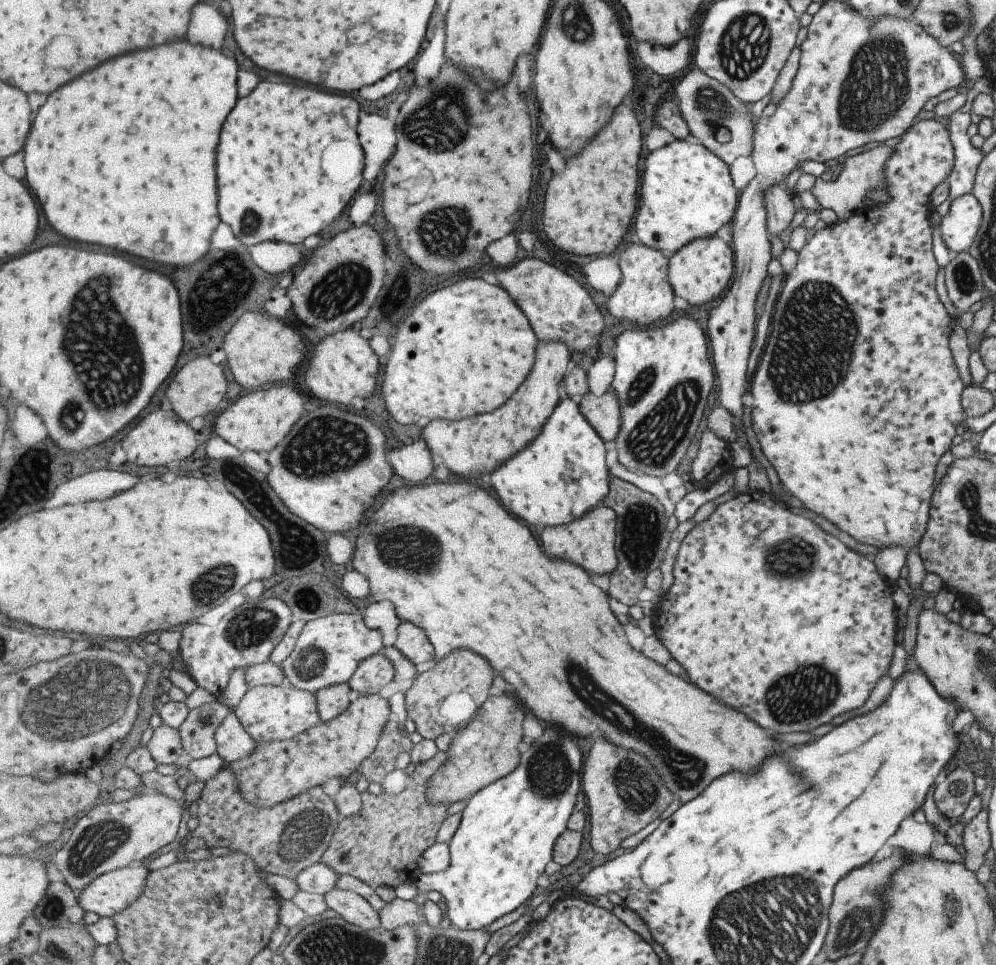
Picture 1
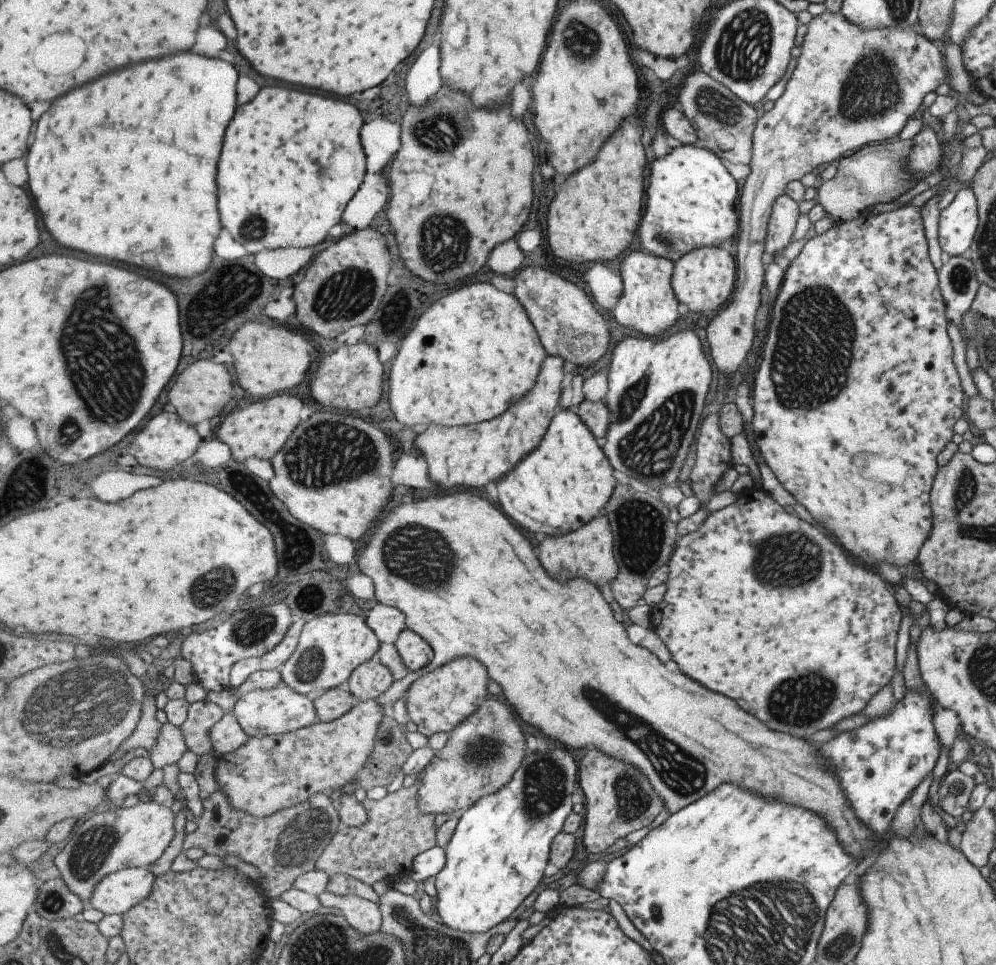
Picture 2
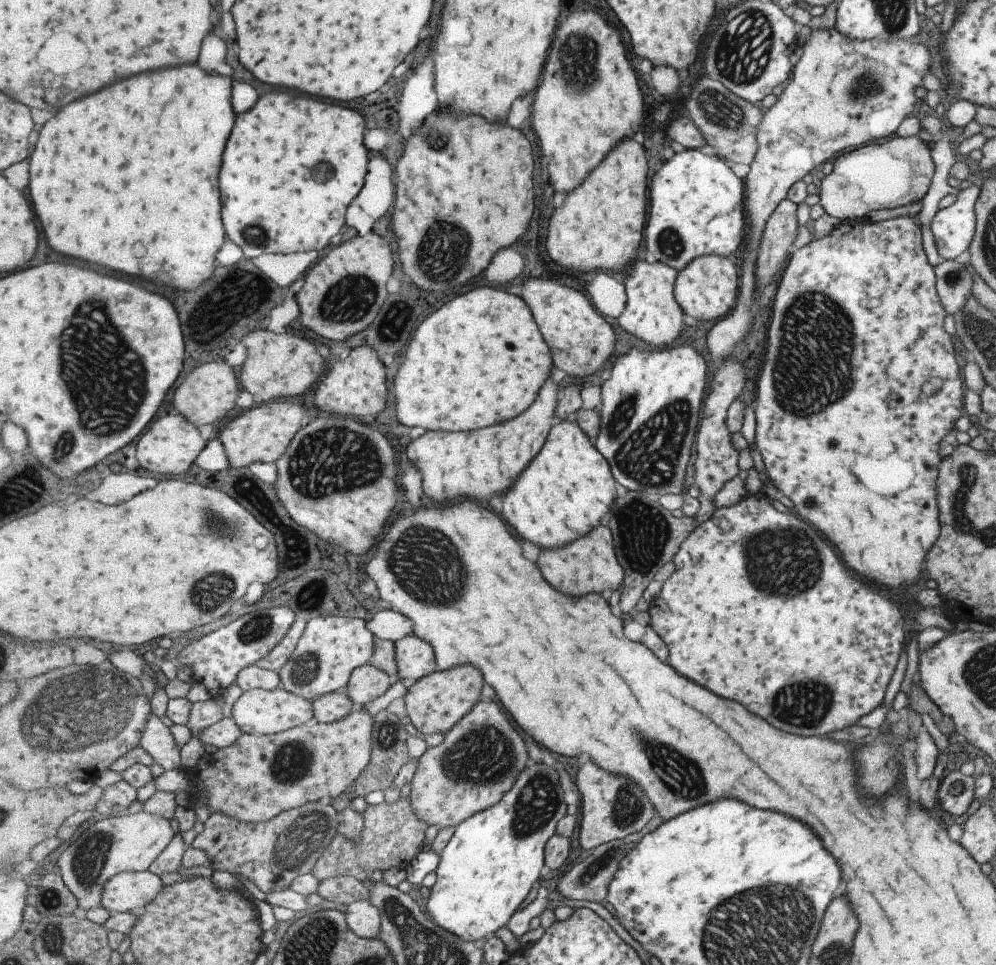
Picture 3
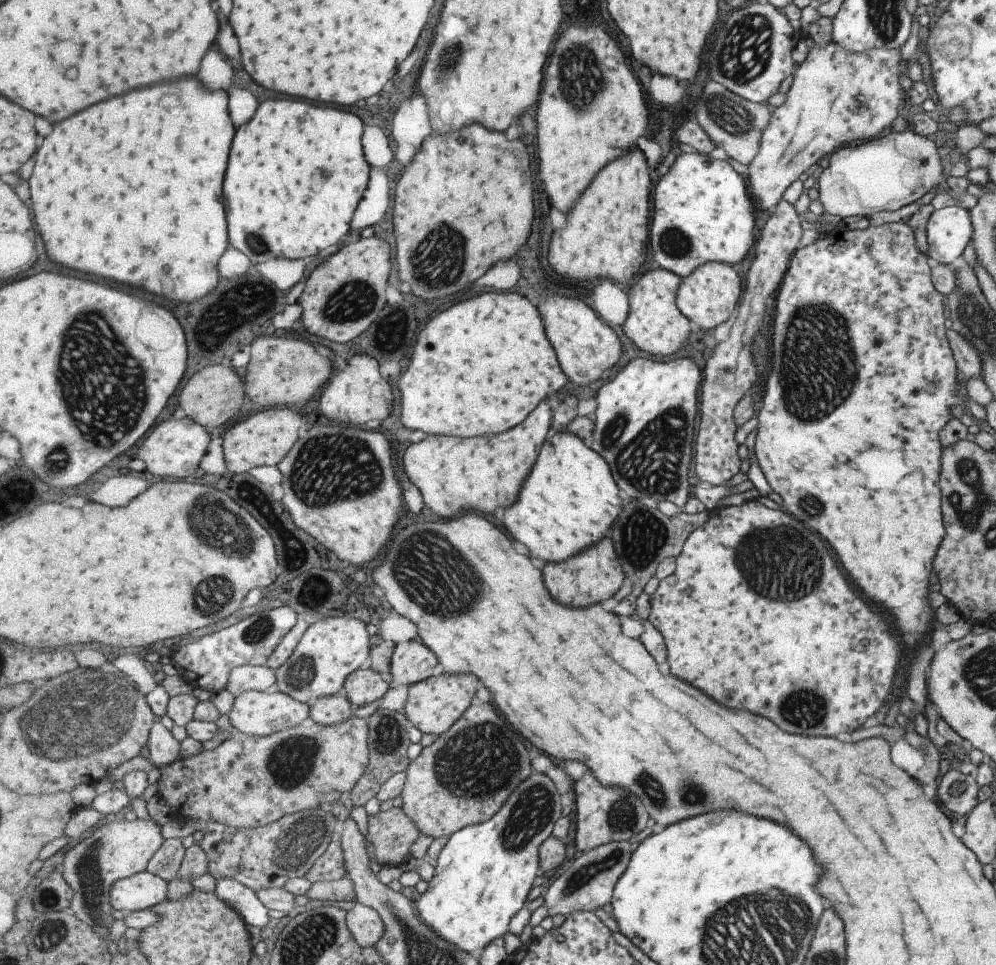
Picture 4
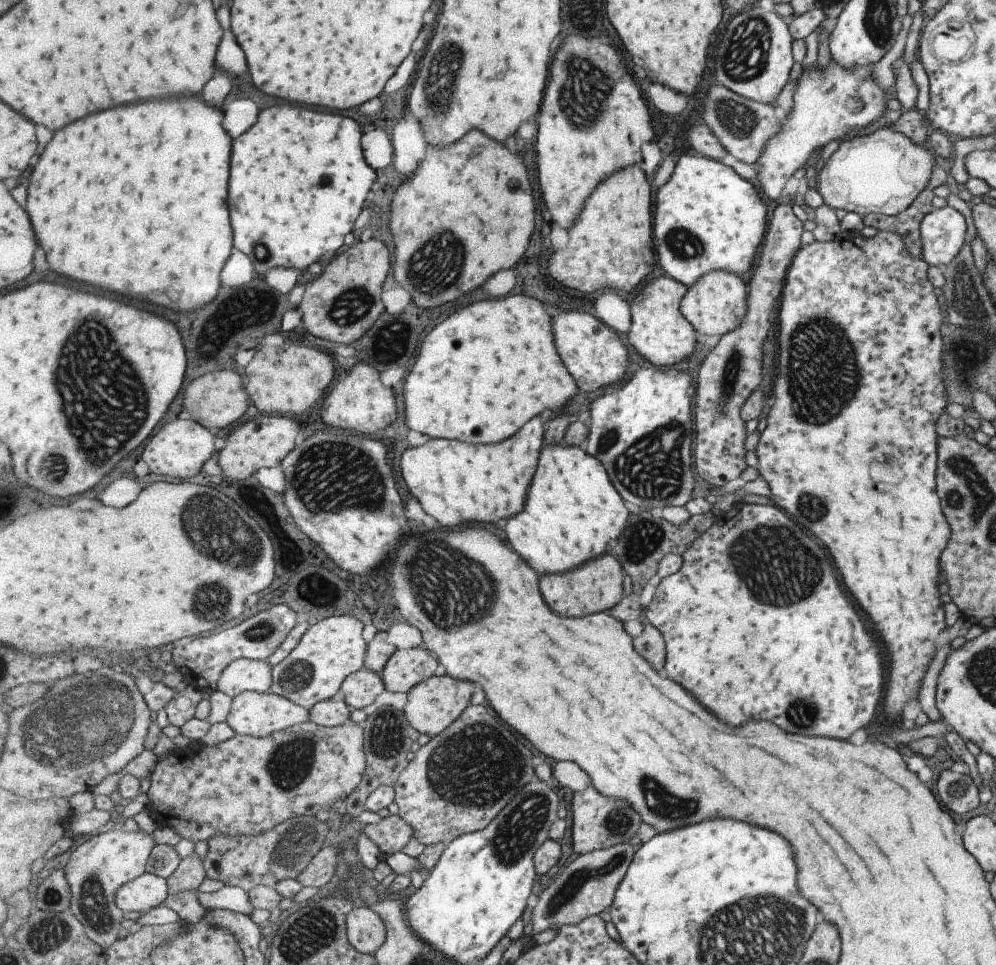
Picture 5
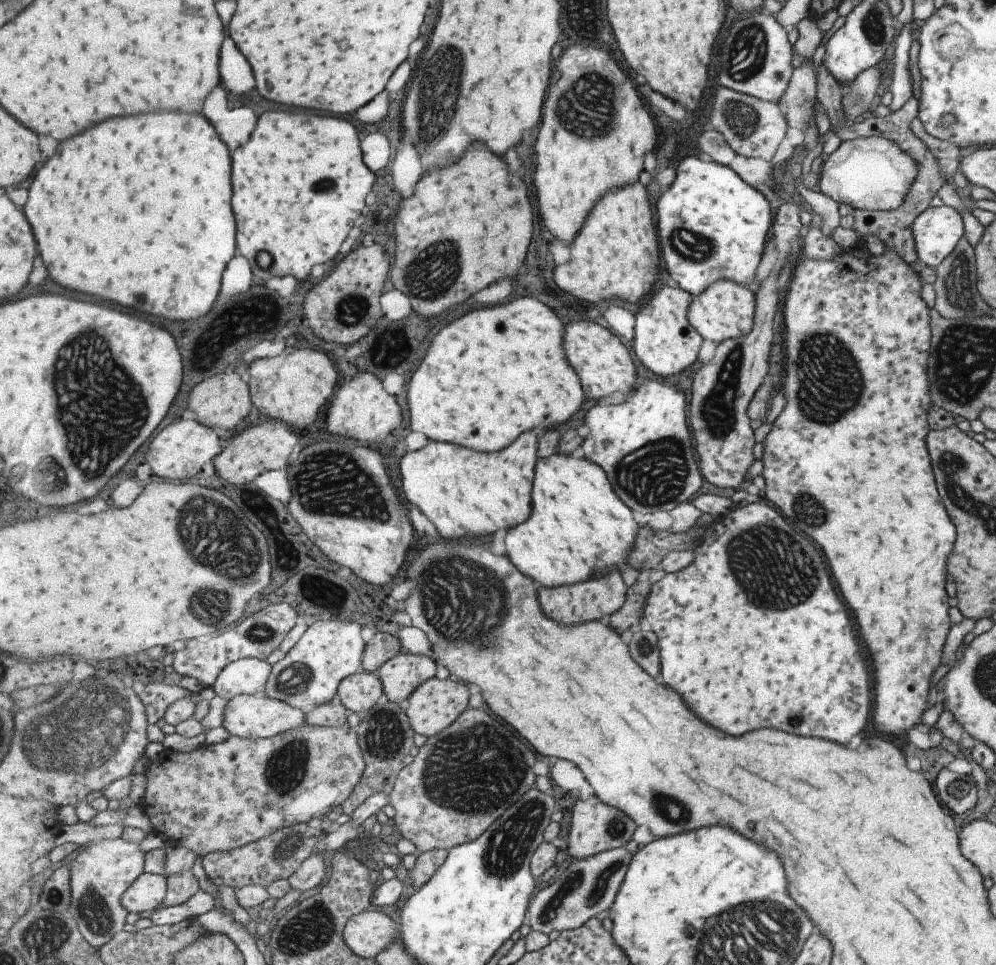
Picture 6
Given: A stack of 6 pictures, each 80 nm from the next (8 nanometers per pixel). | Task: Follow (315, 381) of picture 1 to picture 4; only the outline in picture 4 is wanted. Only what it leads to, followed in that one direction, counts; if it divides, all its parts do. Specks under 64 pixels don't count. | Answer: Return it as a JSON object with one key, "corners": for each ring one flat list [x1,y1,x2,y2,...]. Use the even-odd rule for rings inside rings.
{"corners":[[355,355,341,363,338,373,319,396,321,414,335,418,335,420,351,422,357,426,363,426,371,420,379,420,379,422,387,420,393,414,395,396,379,364,380,362,375,357,369,355]]}

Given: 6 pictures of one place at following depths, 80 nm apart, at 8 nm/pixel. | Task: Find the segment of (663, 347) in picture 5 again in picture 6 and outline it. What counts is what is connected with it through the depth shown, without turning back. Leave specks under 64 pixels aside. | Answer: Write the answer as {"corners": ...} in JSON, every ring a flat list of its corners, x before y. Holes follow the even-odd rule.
{"corners":[[665,285,637,311,633,348,641,362,659,376,675,376,696,367,704,338,688,317,693,299,694,296,681,287]]}

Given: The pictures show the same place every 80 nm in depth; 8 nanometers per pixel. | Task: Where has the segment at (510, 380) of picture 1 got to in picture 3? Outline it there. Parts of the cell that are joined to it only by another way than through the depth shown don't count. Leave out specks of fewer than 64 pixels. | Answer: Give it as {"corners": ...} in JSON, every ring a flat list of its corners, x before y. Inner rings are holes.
{"corners":[[483,286,483,288,474,289,448,301,417,328,417,332,415,332,410,342,409,350,406,350,404,361,394,380,394,393,397,394,397,398,395,398,397,418,403,426,407,426,407,430,412,427,421,427,428,431,458,433,495,426,520,417,524,412,527,412,529,407,537,400,538,394,544,388,545,383,551,379,553,368,555,368,555,363,552,347,545,340,529,303,525,302,523,297,509,294,495,286]]}

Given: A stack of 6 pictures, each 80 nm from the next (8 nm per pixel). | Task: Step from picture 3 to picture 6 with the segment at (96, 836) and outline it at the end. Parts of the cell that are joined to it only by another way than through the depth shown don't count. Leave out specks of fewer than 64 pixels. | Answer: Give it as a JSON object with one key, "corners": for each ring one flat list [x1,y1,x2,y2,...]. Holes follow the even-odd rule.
{"corners":[[119,837,117,840,105,839,93,846,85,847,73,860,72,901,69,911,76,920,81,934,91,946,105,946,125,928,129,911,124,907,122,900,131,885,145,872,146,854,141,852,139,844,125,842]]}

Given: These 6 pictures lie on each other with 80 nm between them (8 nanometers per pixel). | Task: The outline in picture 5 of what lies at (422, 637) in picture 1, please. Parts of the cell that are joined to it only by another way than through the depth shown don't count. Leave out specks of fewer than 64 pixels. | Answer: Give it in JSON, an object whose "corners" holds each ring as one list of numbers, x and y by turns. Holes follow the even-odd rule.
{"corners":[[423,647,397,649,385,665,383,678,386,690,391,693,408,692,440,673,441,664]]}

